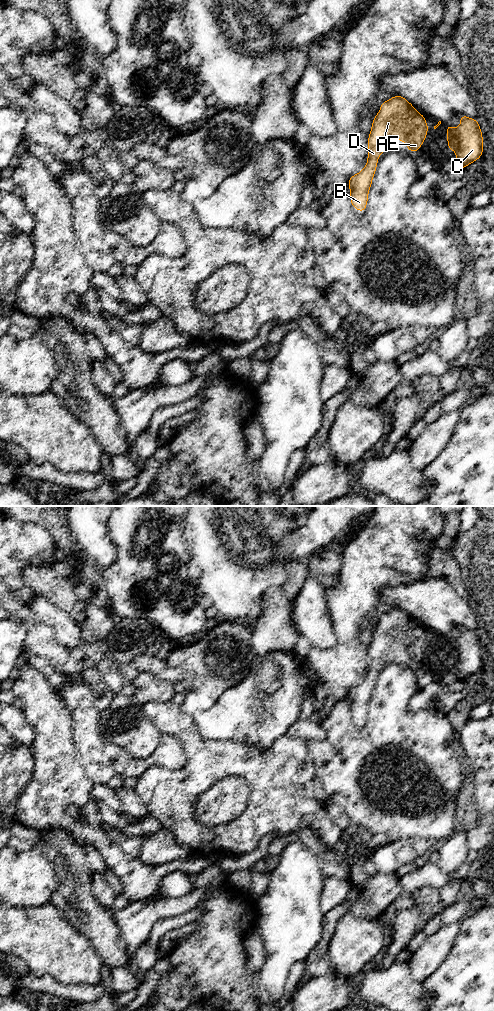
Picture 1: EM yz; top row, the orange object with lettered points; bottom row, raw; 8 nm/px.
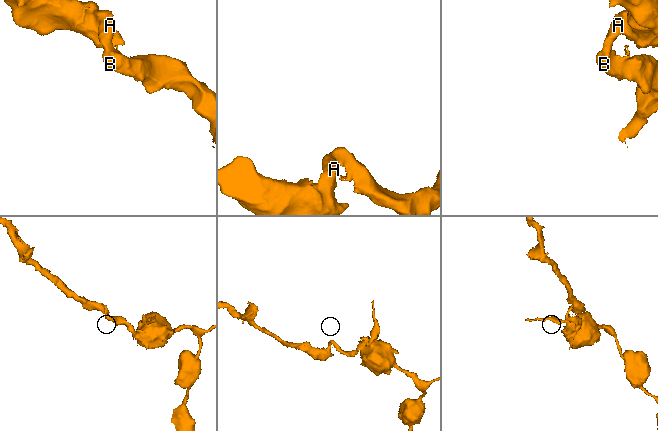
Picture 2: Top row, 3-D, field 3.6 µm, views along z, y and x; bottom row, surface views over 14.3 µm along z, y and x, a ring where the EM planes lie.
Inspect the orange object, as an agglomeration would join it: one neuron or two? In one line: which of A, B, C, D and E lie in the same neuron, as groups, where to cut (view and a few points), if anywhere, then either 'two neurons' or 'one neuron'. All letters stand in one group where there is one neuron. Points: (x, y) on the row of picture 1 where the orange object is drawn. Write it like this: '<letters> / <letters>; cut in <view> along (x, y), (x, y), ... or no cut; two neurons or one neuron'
A B C D E; no cut; one neuron

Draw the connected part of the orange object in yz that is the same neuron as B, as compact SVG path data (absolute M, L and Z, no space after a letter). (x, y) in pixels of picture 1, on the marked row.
M395 95L381 103L369 133L367 164L361 172L348 180L351 204L356 210L366 211L368 192L375 175L378 156L385 152L391 139L403 140L405 151L414 153L420 149L428 130L426 118L402 96Z

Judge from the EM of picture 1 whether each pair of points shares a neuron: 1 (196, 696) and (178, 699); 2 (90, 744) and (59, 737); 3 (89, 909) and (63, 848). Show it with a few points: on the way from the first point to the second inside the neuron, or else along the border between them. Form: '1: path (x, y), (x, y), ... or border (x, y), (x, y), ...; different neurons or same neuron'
1: border (185, 695), (184, 700), (180, 704); different neurons
2: border (71, 717), (71, 736), (80, 762); different neurons
3: path (74, 894), (74, 875), (70, 863); same neuron

